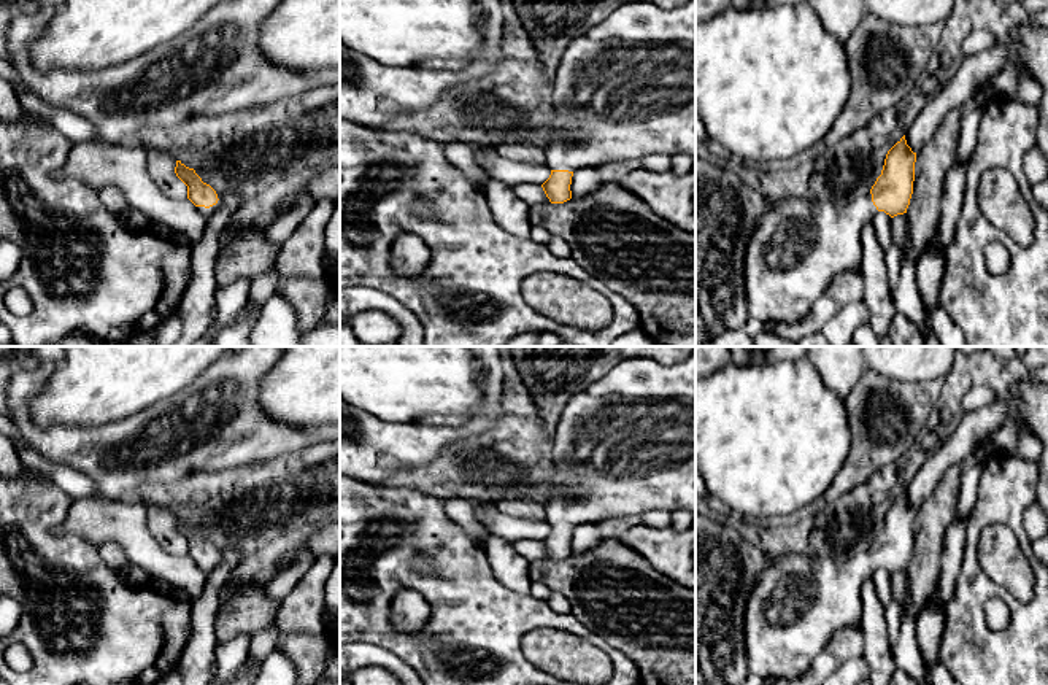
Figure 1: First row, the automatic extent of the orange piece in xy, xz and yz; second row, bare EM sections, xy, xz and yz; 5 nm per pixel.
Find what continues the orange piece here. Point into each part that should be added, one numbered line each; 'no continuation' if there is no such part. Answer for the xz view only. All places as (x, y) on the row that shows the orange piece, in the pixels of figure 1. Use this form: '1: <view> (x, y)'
1: xz (624, 89)

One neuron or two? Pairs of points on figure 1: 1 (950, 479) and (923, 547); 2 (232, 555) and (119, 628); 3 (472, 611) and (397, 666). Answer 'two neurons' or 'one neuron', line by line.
1: one neuron
2: two neurons
3: two neurons

